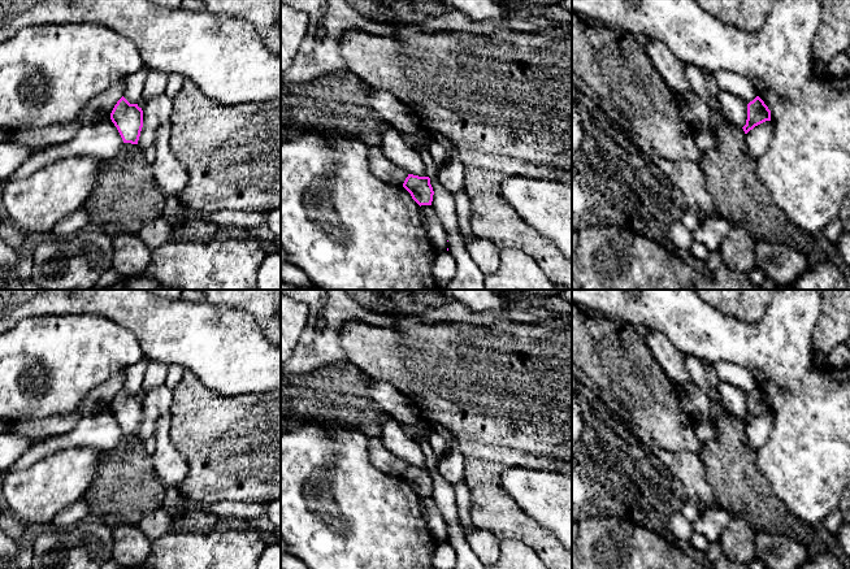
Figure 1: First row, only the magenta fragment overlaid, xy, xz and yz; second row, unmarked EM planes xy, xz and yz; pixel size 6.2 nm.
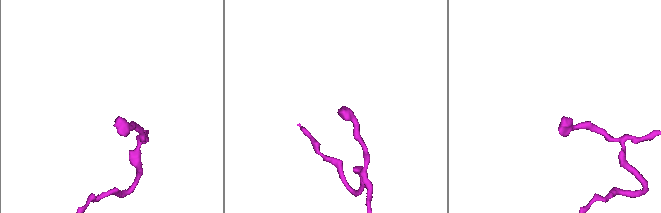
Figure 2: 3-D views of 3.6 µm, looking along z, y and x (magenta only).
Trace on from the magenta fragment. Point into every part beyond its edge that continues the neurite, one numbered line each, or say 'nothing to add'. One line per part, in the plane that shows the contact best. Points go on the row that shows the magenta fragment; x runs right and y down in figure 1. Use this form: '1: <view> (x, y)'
nothing to add

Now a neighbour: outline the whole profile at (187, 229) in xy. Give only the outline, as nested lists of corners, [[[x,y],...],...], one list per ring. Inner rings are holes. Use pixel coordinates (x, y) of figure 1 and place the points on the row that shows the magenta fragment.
[[[188,214],[182,216],[175,223],[173,223],[173,242],[205,243],[211,240],[226,240],[230,238],[247,239],[251,238],[251,235],[247,230],[222,227]]]

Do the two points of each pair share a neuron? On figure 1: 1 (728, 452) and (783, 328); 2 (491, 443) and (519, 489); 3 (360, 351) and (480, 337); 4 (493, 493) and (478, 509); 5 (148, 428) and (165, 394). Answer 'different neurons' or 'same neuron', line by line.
1: different neurons
2: different neurons
3: same neuron
4: same neuron
5: same neuron

